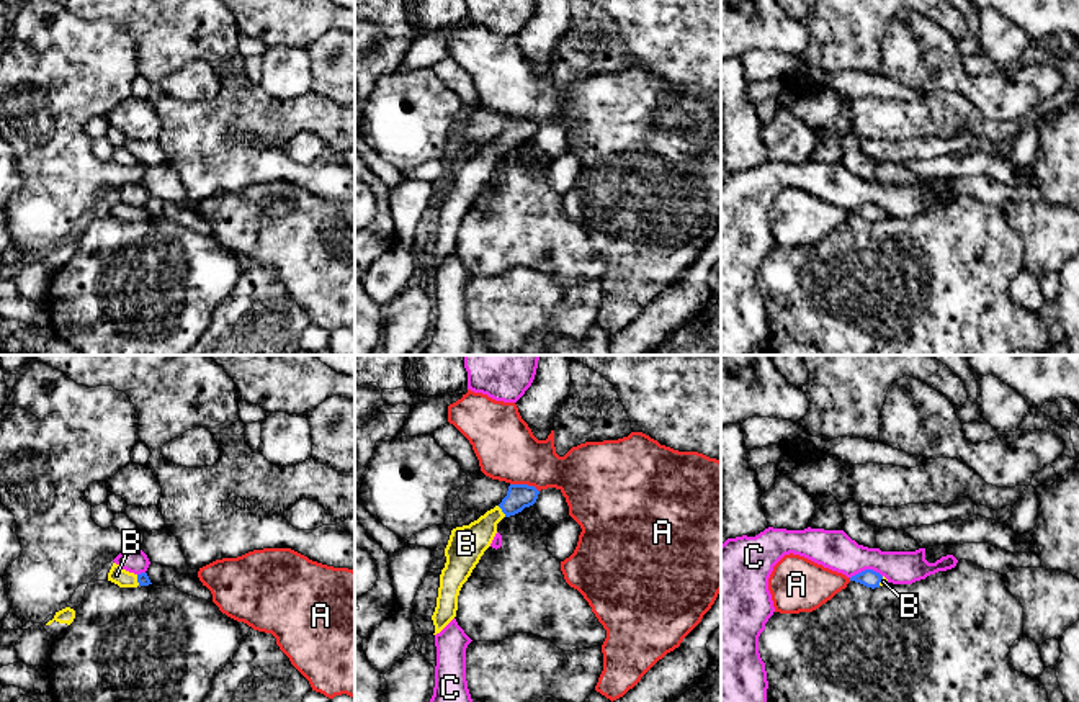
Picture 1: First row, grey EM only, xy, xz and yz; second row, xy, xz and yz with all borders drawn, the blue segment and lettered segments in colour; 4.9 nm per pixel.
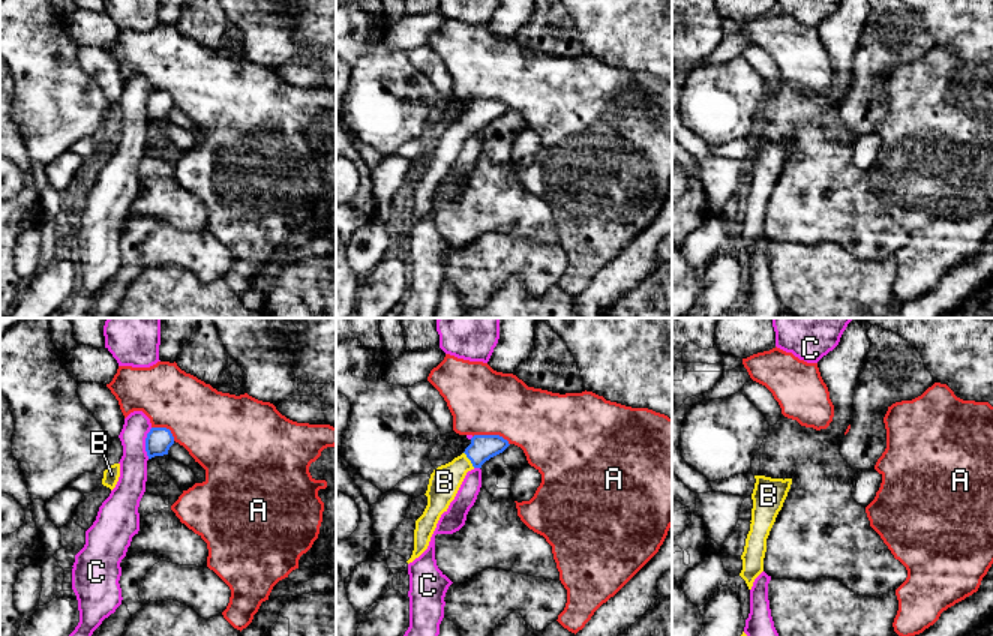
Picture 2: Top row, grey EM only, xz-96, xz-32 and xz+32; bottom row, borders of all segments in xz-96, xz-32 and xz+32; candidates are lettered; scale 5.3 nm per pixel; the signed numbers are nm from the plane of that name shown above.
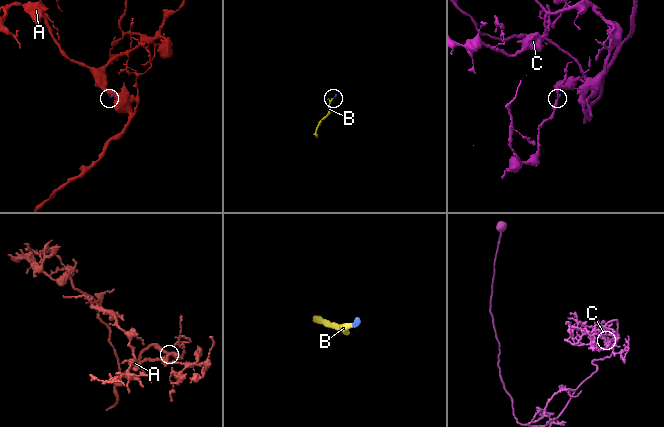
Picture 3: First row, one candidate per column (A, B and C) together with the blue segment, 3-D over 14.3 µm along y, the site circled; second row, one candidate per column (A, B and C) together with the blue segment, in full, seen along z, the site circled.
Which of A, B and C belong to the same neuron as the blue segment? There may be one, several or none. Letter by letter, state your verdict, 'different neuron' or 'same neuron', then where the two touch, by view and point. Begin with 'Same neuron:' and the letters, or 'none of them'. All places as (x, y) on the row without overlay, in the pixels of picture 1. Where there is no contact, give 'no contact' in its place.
Same neuron: B
A: different neuron | xz (525, 118)
B: same neuron | xz (502, 144)
C: different neuron | yz (865, 203)

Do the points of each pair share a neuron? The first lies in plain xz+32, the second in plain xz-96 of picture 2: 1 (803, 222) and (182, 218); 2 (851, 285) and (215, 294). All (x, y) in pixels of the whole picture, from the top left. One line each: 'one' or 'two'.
1: one
2: two

